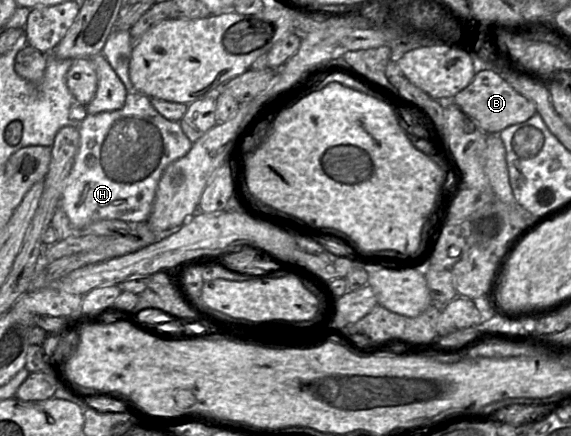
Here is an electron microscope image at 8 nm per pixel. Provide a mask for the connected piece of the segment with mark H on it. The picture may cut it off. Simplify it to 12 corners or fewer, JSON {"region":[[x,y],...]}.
{"region":[[128,30],[101,53],[128,92],[87,114],[58,206],[76,232],[147,221],[193,144],[129,78]]}

